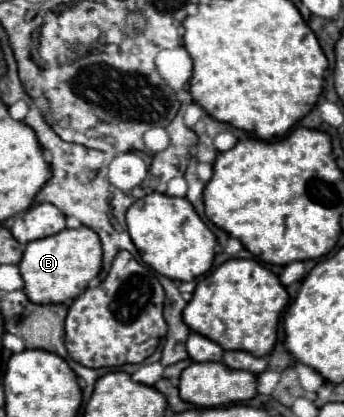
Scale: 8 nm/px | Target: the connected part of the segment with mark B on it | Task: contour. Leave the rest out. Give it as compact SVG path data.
M80 226L76 230L66 228L54 236L28 242L18 264L24 280L24 292L34 304L64 304L68 300L74 300L98 276L100 266L102 246L98 234L86 226Z

